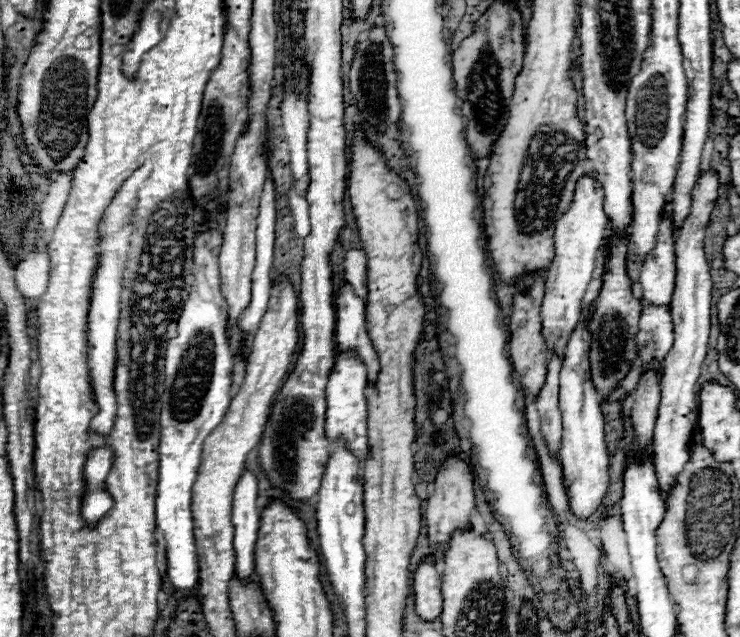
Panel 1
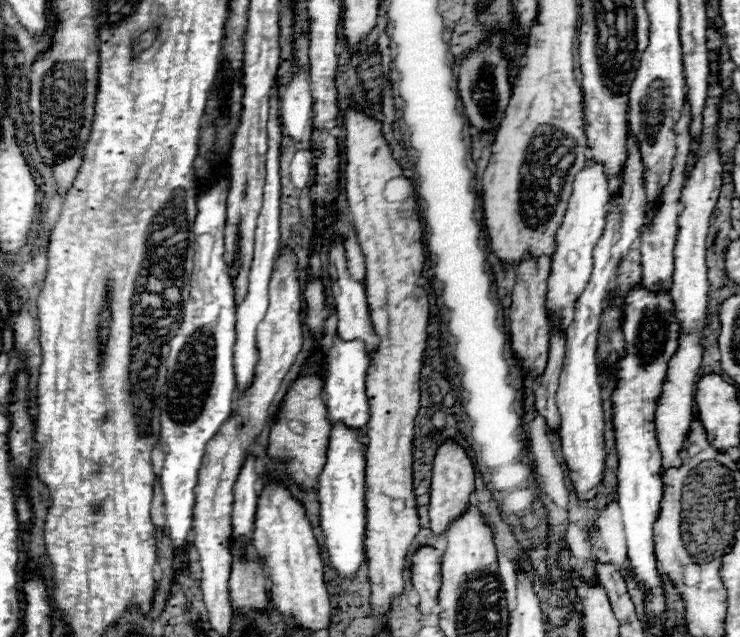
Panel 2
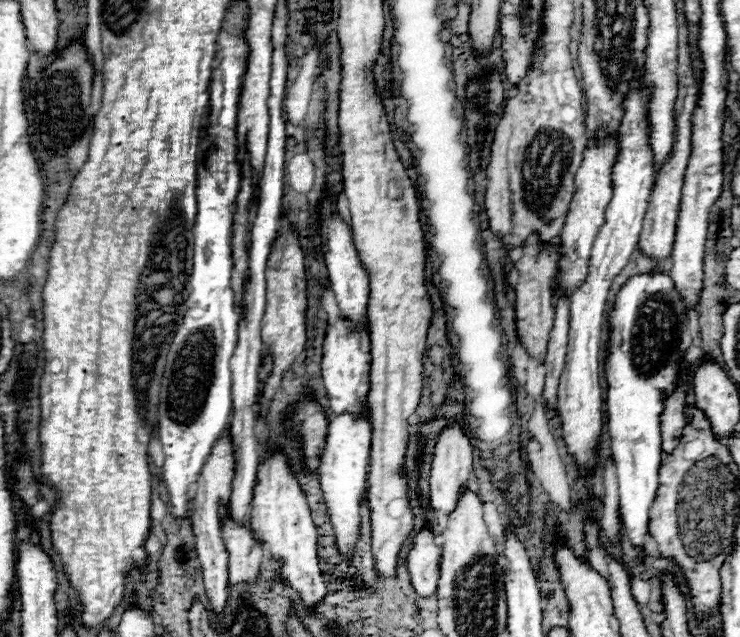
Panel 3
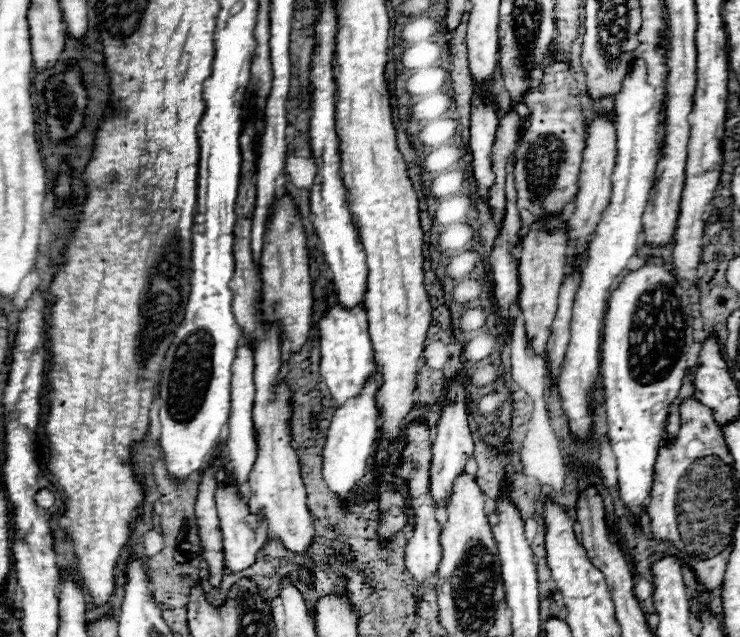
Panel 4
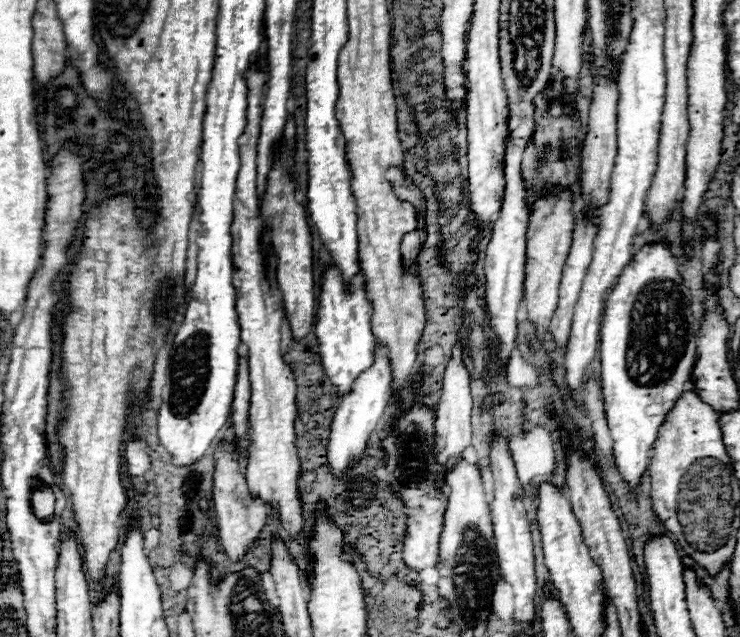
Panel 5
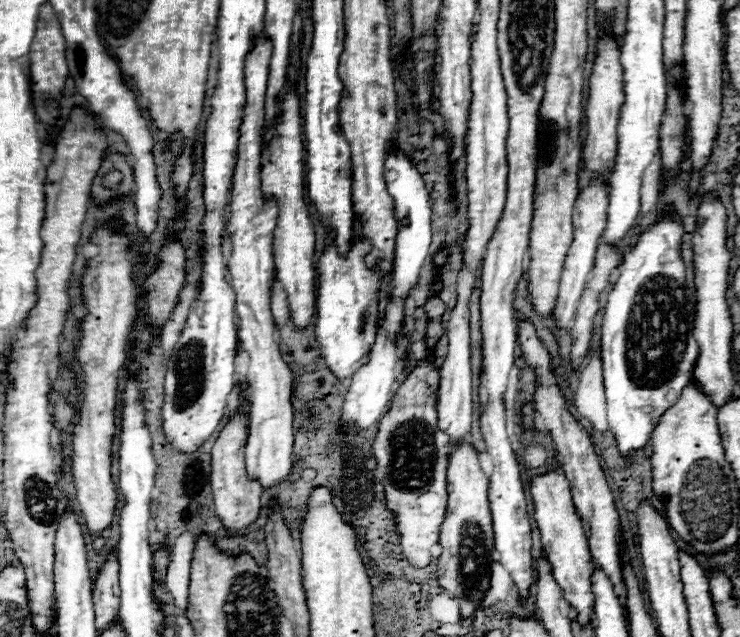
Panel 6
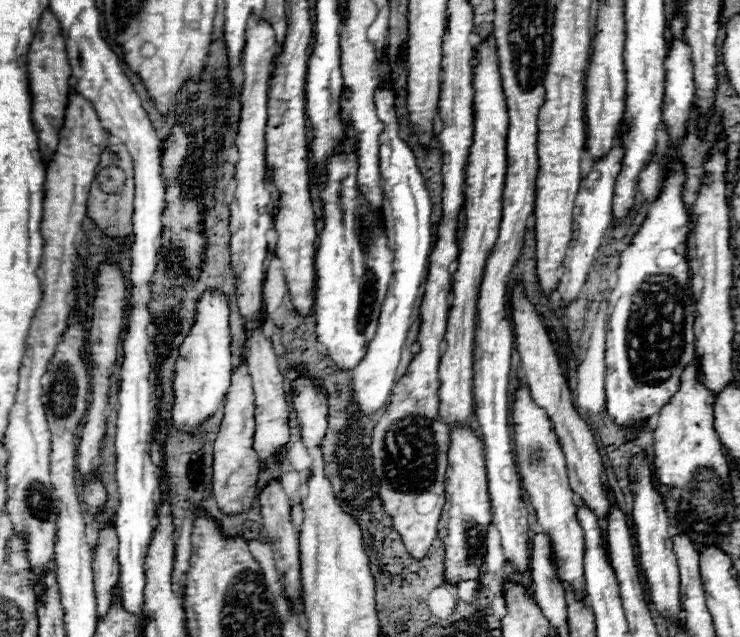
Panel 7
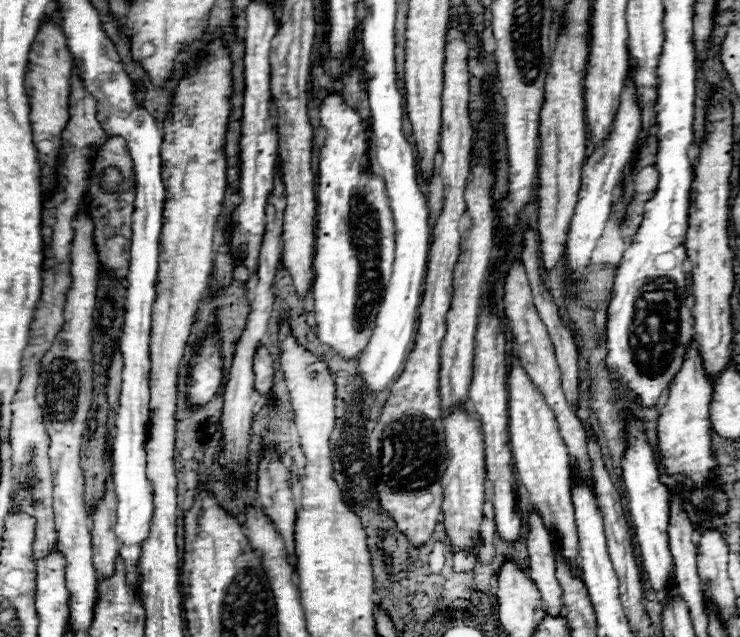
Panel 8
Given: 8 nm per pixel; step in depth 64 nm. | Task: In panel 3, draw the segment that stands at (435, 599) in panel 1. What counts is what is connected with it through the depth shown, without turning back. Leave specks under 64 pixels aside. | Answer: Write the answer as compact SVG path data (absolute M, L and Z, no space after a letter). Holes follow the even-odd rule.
M428 526L422 528L414 536L412 548L406 556L406 568L410 572L412 586L420 596L430 596L432 592L436 592L440 556L442 556L442 548L436 546L432 530Z

